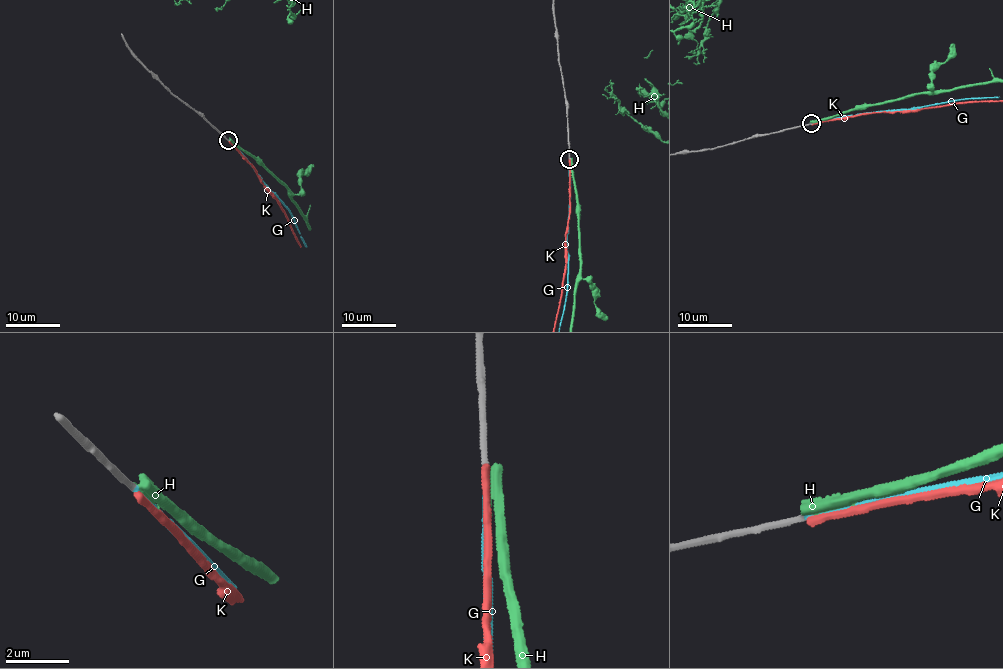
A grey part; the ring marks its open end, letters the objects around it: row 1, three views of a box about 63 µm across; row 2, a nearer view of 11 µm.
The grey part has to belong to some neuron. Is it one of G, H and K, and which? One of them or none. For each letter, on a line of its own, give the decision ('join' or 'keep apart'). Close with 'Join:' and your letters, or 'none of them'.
G: join
H: keep apart
K: keep apart
Join: G

